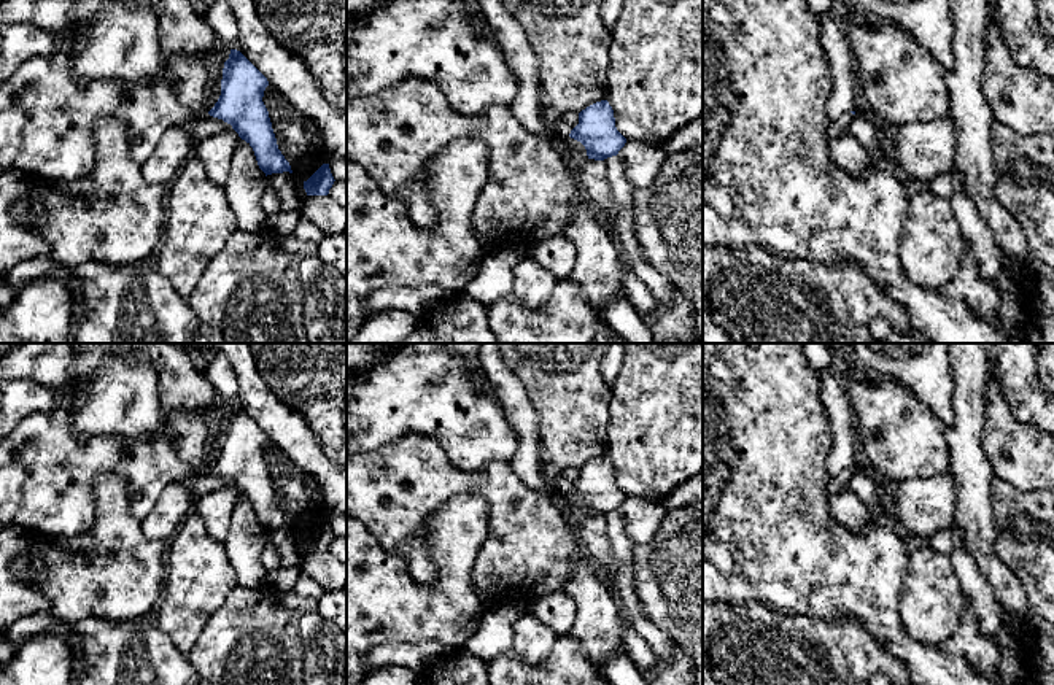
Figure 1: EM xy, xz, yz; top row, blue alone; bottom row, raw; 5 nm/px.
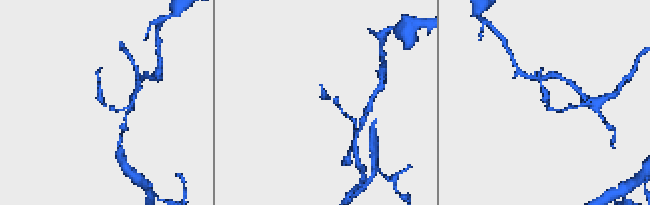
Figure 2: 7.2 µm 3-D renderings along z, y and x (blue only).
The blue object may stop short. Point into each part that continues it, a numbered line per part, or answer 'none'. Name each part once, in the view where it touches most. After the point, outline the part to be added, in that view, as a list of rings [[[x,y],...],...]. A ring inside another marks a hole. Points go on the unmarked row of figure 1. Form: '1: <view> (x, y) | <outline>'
1: xz (563, 485) | [[[561,474],[556,477],[556,491],[569,493],[572,483],[568,482]]]

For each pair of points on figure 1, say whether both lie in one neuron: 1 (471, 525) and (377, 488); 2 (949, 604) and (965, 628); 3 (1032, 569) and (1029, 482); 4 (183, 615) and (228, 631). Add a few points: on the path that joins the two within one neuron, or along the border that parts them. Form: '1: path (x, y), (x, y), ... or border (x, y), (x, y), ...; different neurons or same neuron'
1: border (468, 493), (430, 515), (428, 547); different neurons
2: border (970, 606), (962, 614), (957, 628), (937, 646); different neurons
3: border (995, 476), (1019, 490), (1037, 491); different neurons
4: border (228, 593), (186, 655); different neurons

